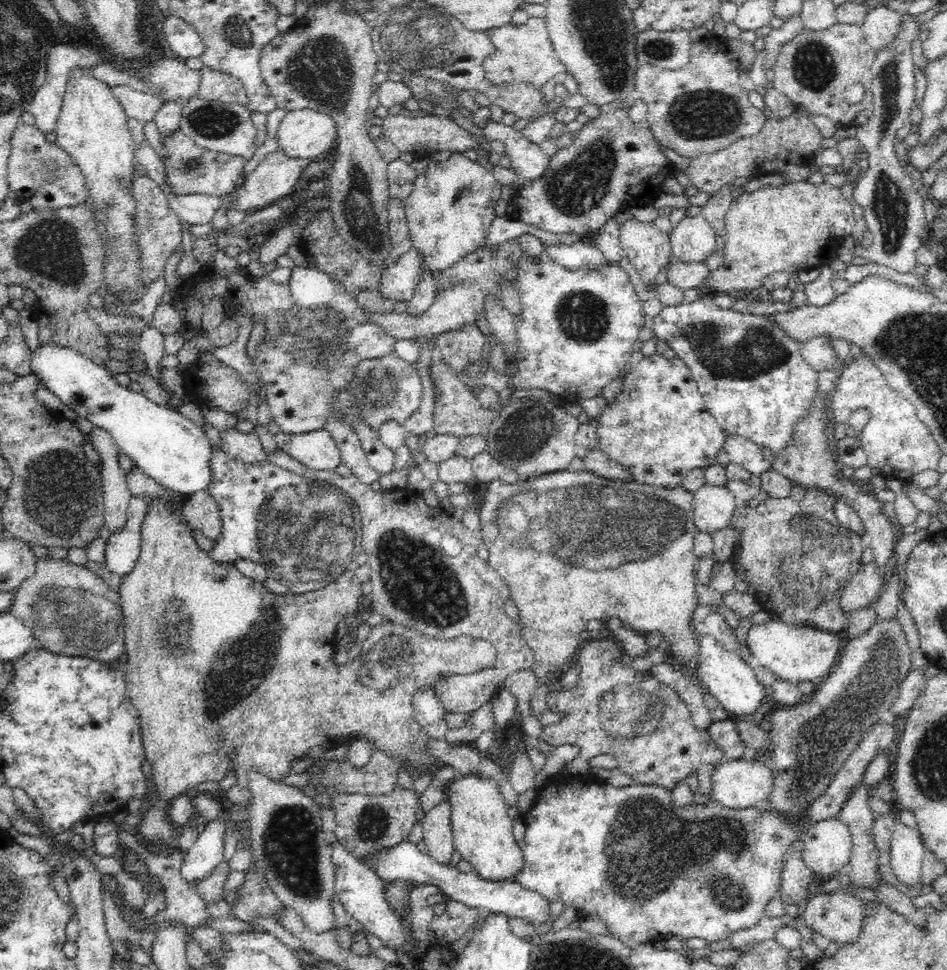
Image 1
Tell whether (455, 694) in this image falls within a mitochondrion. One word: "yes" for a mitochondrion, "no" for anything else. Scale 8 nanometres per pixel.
no

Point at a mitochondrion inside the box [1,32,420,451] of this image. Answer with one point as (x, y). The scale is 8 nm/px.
(49, 248)

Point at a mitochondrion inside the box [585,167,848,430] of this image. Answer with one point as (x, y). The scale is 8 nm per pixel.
(756, 351)

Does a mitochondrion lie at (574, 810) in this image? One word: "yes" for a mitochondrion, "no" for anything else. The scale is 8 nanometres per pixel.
no

